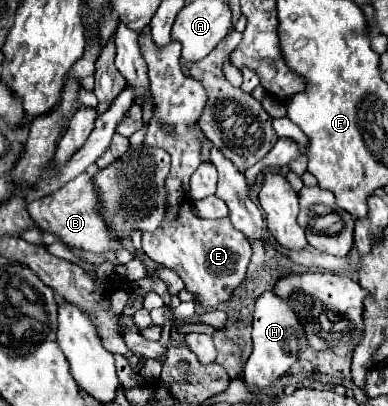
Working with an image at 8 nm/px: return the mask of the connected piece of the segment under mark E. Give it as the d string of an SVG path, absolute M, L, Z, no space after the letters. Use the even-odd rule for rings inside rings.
M146 30L140 32L138 44L148 64L148 76L156 104L144 144L160 146L172 156L172 172L166 180L170 210L156 232L146 232L142 236L142 246L148 258L174 270L184 280L186 290L194 296L194 302L204 308L216 308L222 302L228 302L234 290L242 284L252 248L246 234L236 230L230 218L202 220L190 210L192 200L188 194L188 180L192 172L200 166L200 144L204 140L204 134L198 128L198 114L202 114L206 106L206 90L196 80L182 74L180 42L172 40L170 46L162 46L162 50L158 50L158 46L154 46L154 40L150 38L150 32ZM164 124L172 126L174 132L164 132Z

